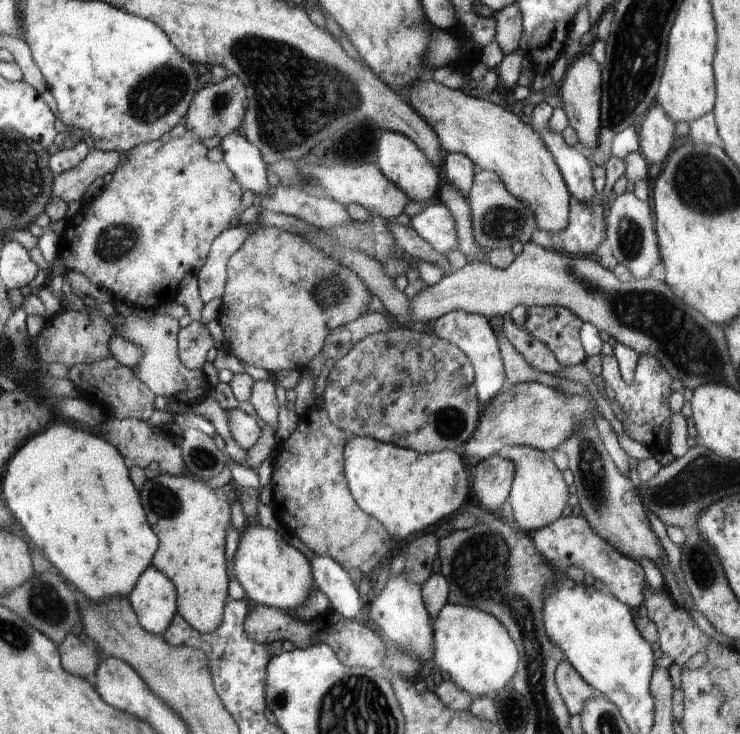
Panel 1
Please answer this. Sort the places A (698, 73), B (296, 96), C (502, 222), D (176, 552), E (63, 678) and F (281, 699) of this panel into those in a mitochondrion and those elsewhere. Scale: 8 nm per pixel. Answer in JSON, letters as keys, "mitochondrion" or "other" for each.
{"A":"other","B":"mitochondrion","C":"mitochondrion","D":"other","E":"other","F":"mitochondrion"}

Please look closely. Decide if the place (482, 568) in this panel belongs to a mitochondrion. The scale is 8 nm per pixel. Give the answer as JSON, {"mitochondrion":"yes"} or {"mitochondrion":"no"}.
{"mitochondrion":"yes"}

